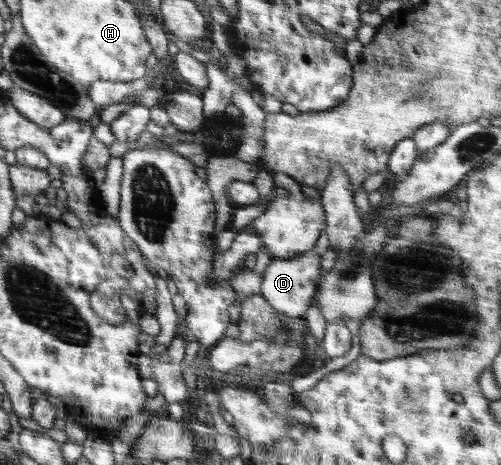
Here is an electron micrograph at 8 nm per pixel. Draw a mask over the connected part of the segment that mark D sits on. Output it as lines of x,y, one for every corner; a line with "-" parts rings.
322,230
315,247
305,254
292,258
274,259
262,274
260,295
269,302
271,308
289,317
299,318
310,308
313,303
314,293
322,277
322,256
328,251
330,243
326,230

